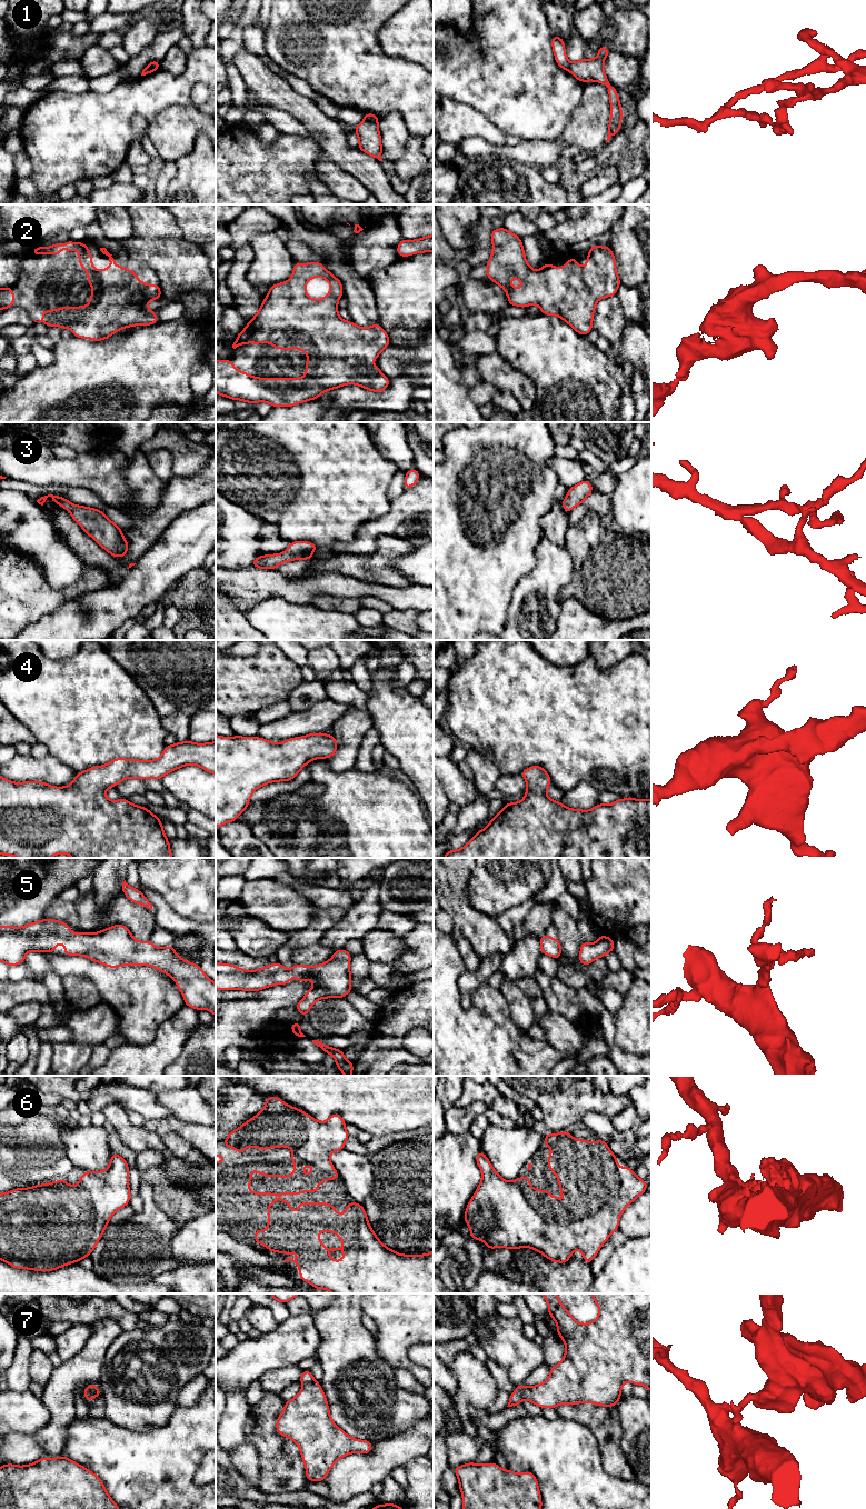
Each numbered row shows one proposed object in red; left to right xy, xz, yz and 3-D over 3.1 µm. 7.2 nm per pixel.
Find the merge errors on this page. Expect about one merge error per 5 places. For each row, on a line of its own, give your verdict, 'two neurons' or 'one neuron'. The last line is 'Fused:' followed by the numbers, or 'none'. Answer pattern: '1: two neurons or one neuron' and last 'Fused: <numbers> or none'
1: two neurons
2: one neuron
3: one neuron
4: one neuron
5: one neuron
6: one neuron
7: two neurons
Fused: 1, 7

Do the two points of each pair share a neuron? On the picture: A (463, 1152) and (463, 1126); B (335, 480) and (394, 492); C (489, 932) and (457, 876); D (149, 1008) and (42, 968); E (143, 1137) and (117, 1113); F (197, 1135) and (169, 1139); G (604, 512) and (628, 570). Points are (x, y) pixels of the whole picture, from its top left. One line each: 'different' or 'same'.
A: different
B: different
C: same
D: different
E: same
F: different
G: different

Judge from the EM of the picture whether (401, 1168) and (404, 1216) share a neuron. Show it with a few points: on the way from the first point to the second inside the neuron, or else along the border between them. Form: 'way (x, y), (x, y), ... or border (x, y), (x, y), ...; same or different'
way (396, 1180), (396, 1203); same

